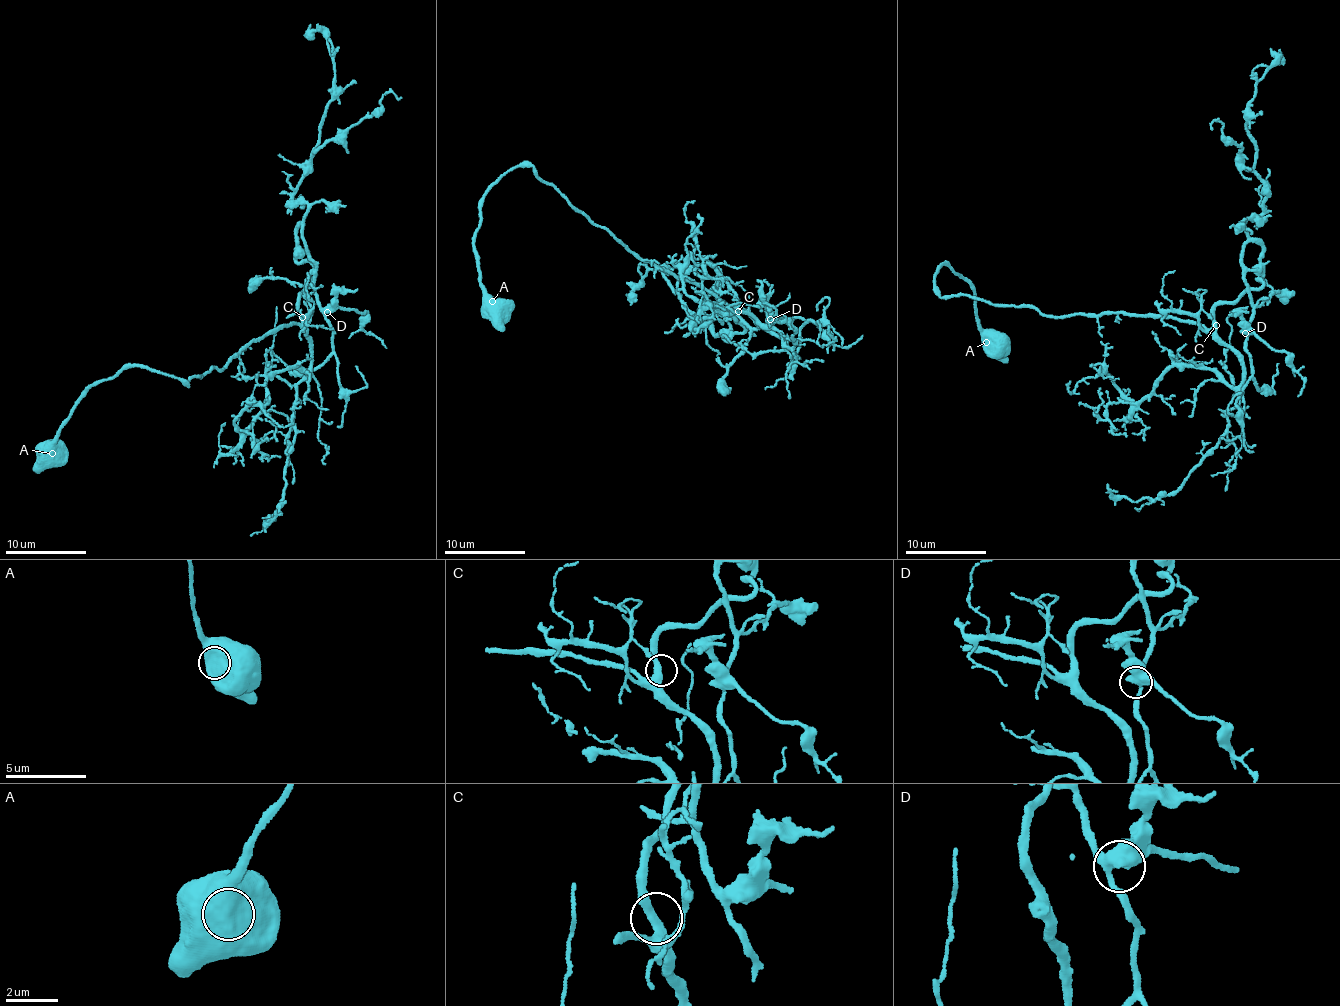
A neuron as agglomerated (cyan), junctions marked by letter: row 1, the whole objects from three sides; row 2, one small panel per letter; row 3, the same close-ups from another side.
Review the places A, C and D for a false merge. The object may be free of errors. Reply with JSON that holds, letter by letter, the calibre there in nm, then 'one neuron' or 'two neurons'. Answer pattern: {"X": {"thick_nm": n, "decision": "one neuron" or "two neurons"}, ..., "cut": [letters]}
{"A": {"thick_nm": 850, "decision": "one neuron"}, "C": {"thick_nm": 380, "decision": "one neuron"}, "D": {"thick_nm": 500, "decision": "one neuron"}, "cut": []}

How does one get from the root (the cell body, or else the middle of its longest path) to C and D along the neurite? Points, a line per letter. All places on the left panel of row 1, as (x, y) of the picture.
C: (54, 451), (56, 431), (92, 386), (136, 365), (187, 385), (302, 317)
D: (54, 451), (77, 399), (125, 368), (187, 385), (223, 369), (251, 342), (302, 323), (310, 274), (327, 312)

